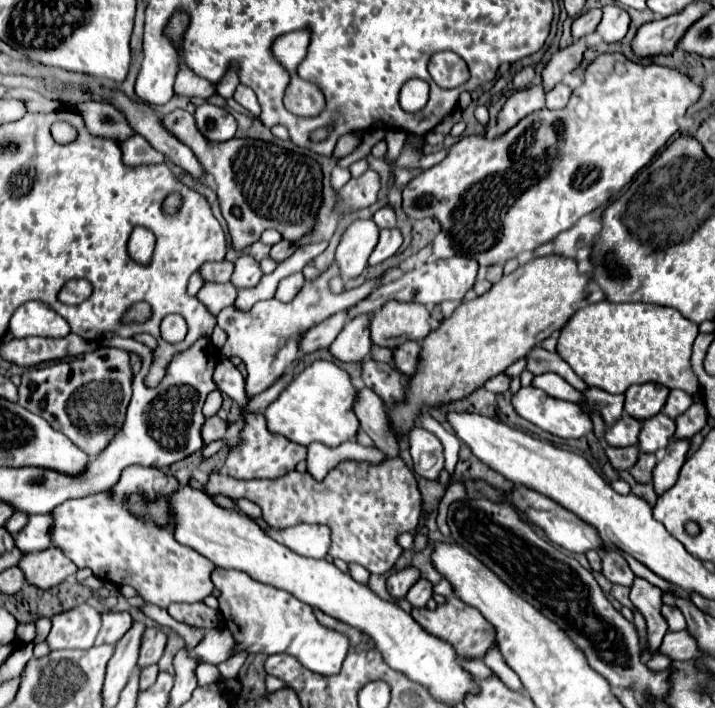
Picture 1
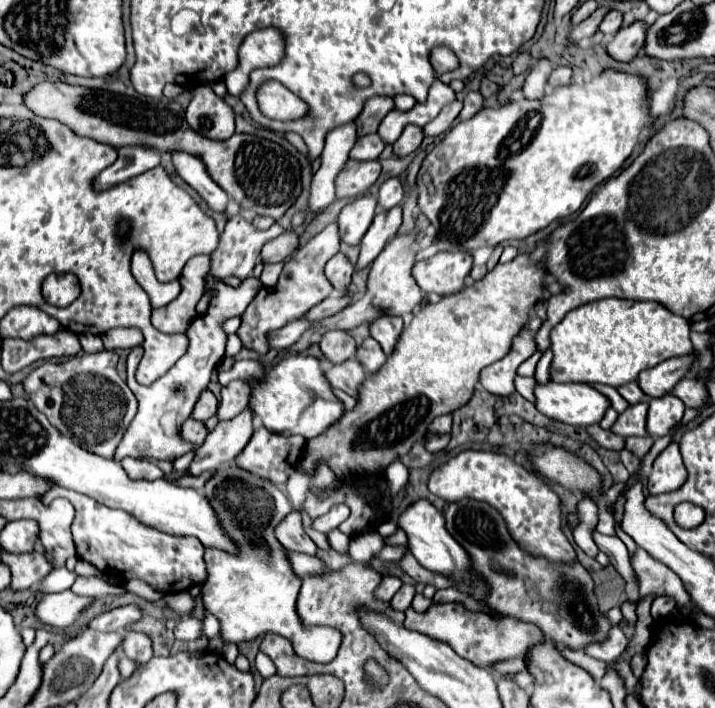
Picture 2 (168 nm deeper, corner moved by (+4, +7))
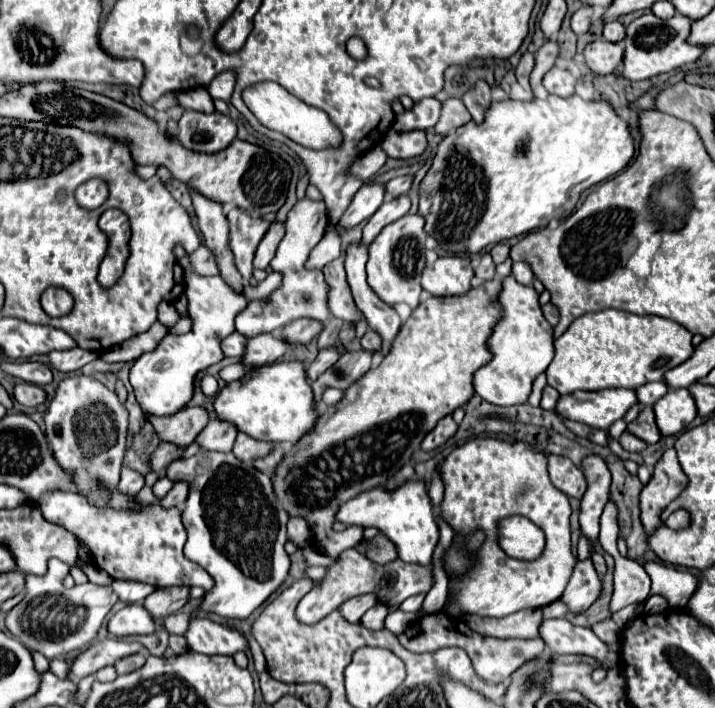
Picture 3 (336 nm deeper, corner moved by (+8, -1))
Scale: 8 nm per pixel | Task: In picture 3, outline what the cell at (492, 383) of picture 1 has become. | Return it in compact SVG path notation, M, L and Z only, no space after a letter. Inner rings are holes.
M514 276L504 278L498 300L502 304L502 318L488 340L492 360L474 374L474 390L494 406L514 406L528 400L532 380L552 362L552 326L542 316L542 308L538 306L538 292L518 284Z

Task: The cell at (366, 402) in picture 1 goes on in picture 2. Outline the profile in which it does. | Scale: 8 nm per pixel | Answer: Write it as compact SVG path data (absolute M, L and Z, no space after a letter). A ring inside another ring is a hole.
M348 358L342 364L330 366L330 368L326 368L324 374L326 374L326 380L330 384L338 384L338 388L342 388L344 392L348 392L350 396L356 396L358 388L366 380L364 366L356 358Z

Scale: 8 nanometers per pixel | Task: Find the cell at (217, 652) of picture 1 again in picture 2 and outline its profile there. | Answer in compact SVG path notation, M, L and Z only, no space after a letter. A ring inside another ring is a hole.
M182 618L178 622L178 626L174 628L174 636L178 640L194 640L194 638L200 636L200 630L202 630L200 620L196 620L196 618Z

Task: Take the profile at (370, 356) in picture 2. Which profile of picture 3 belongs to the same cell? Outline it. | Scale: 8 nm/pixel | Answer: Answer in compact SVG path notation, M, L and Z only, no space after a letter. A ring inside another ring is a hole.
M366 332L366 334L362 336L360 344L362 344L362 348L364 348L366 352L370 352L370 354L376 354L376 352L380 350L380 338L378 338L374 332Z

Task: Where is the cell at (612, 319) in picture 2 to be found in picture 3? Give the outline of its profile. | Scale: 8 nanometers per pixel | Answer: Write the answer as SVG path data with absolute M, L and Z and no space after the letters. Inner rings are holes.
M600 310L576 318L554 342L554 360L546 378L560 394L574 390L630 388L662 380L662 374L692 354L692 334L678 322L658 316L638 316L624 310Z

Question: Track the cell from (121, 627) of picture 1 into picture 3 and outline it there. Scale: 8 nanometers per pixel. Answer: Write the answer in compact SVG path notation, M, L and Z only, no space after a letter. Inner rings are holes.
M130 604L116 612L108 622L108 632L114 636L130 634L152 634L156 628L152 616L140 604Z

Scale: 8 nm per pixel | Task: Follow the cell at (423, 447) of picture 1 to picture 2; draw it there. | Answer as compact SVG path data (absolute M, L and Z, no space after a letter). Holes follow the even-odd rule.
M446 414L446 416L440 416L440 418L434 418L434 422L430 424L430 432L442 432L442 434L448 434L452 428L452 416Z

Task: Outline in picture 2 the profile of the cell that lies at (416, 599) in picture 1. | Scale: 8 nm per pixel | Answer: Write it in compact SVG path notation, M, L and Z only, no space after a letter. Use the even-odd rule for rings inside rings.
M404 584L404 586L394 594L394 598L390 600L390 606L392 606L394 610L406 610L406 608L410 606L412 598L414 598L414 586Z

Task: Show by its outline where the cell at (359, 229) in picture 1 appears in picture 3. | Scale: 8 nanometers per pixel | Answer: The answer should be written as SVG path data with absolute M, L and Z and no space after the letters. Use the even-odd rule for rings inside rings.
M364 184L354 200L350 202L348 210L342 214L340 222L338 222L338 228L342 230L350 230L358 224L362 224L364 220L368 220L378 208L380 204L384 202L384 186L378 186L378 184Z

